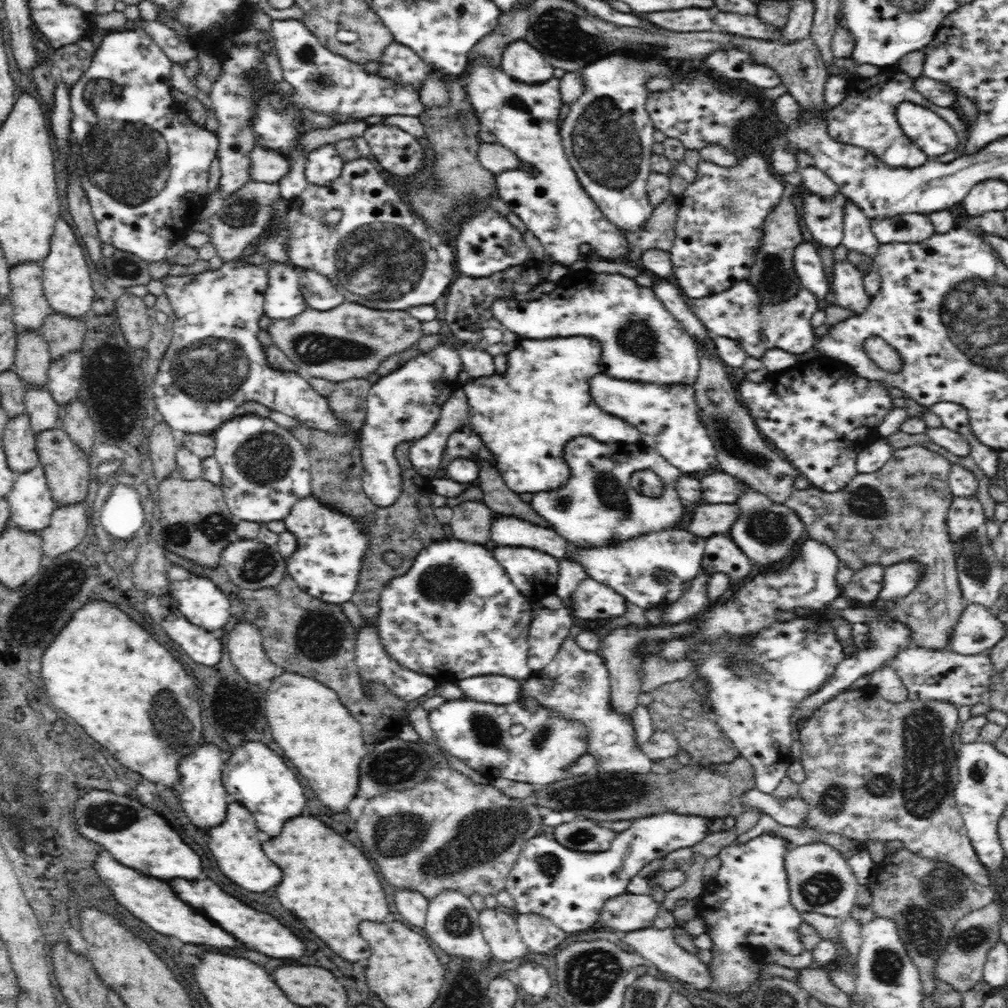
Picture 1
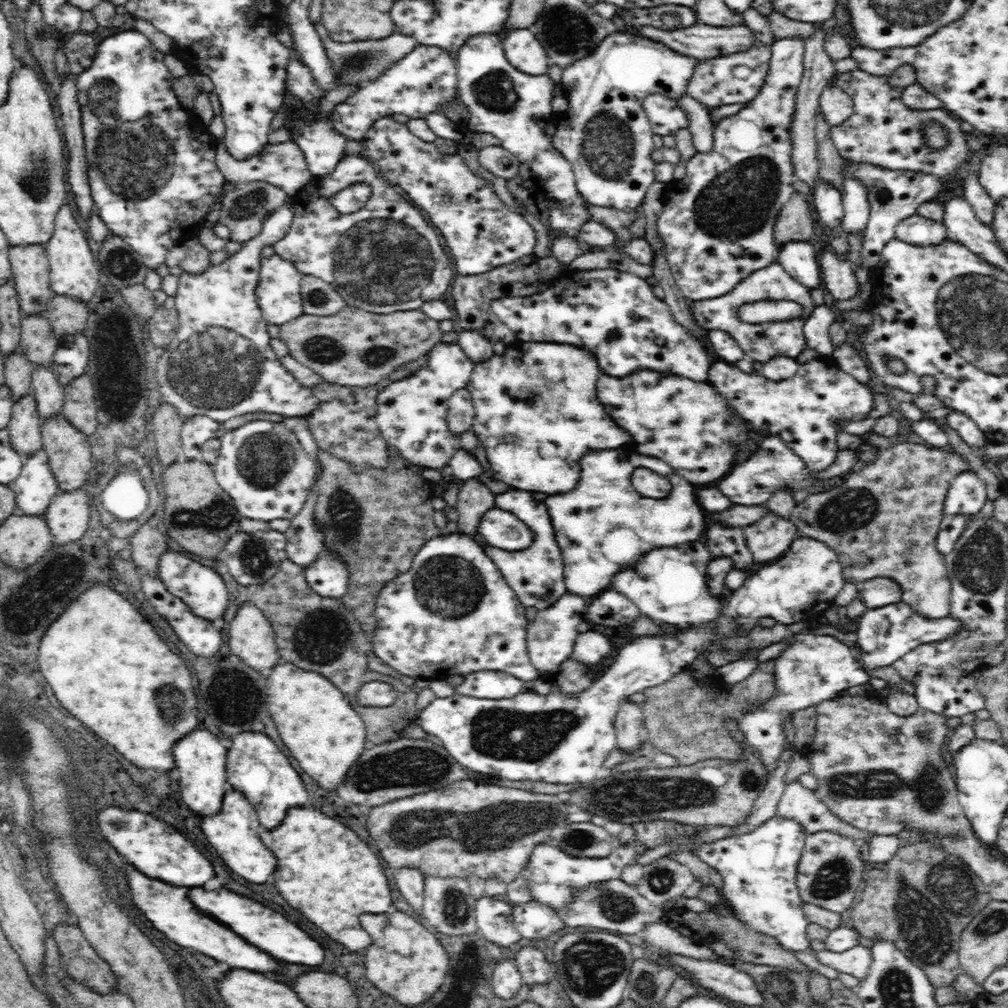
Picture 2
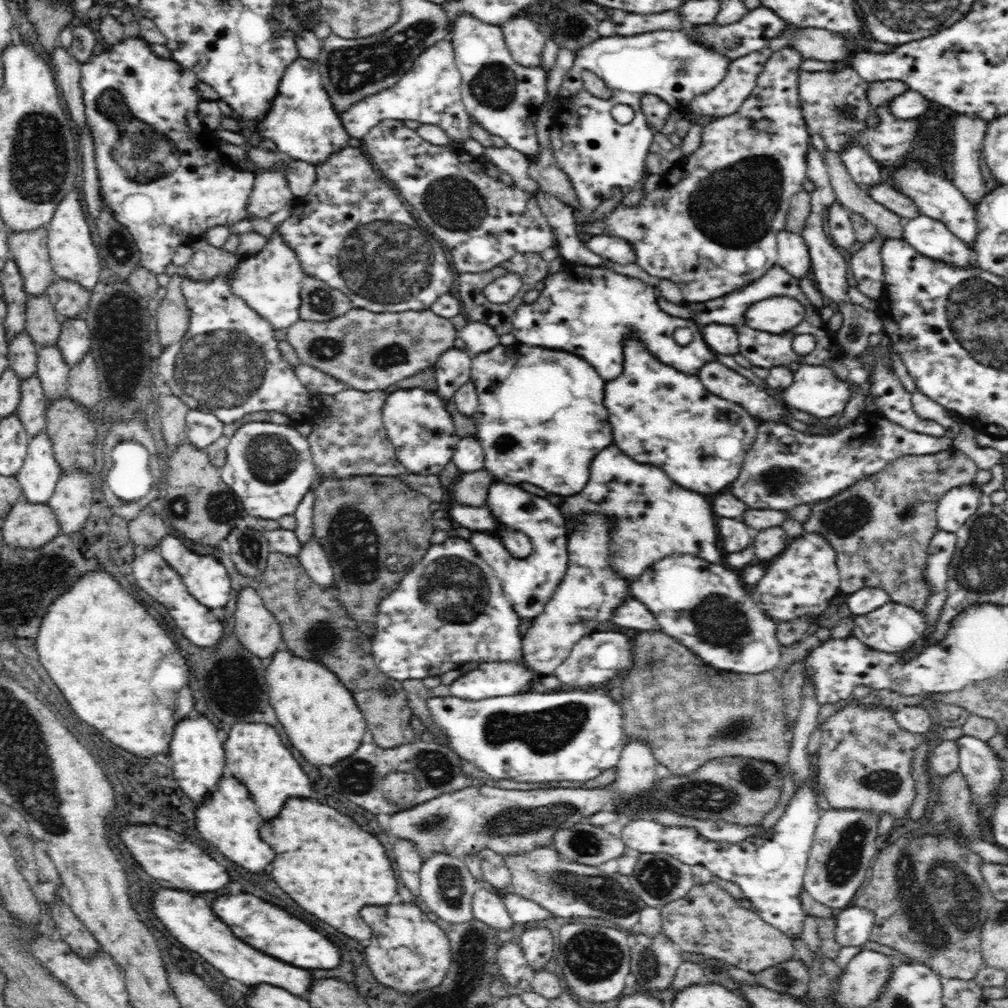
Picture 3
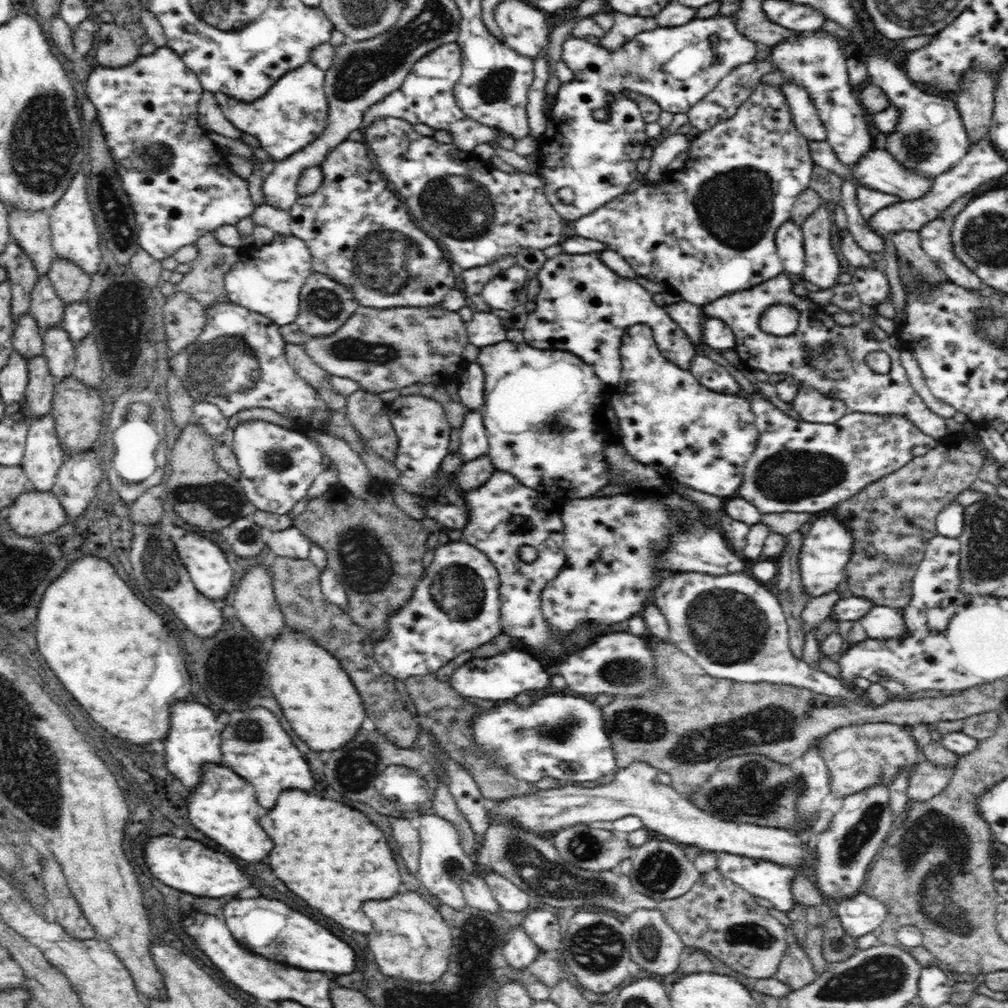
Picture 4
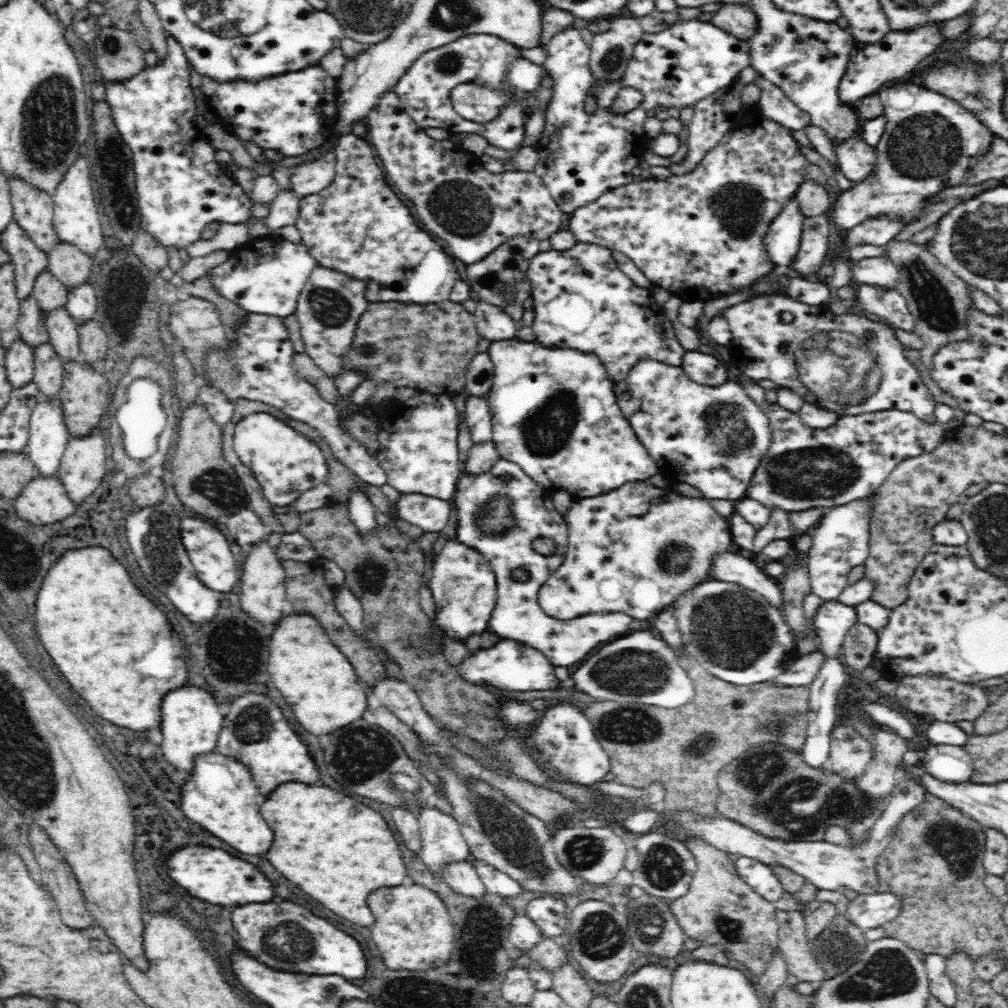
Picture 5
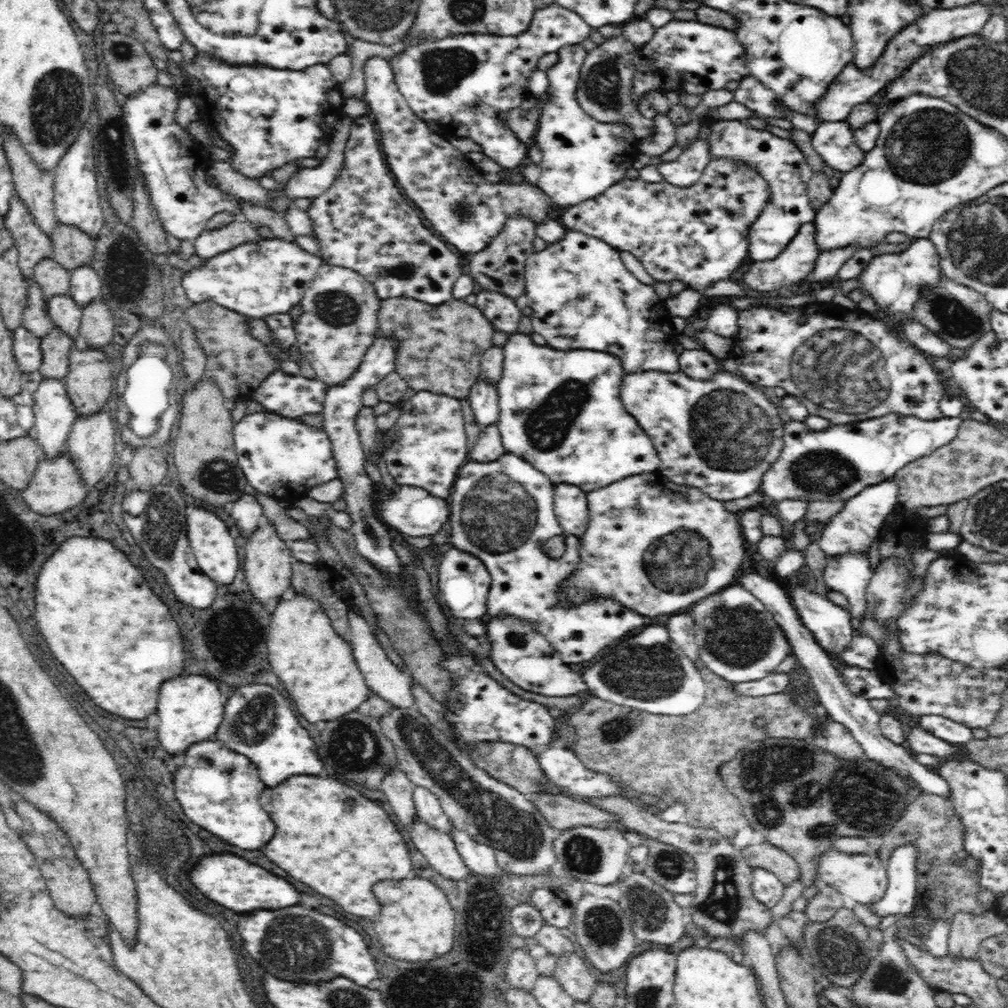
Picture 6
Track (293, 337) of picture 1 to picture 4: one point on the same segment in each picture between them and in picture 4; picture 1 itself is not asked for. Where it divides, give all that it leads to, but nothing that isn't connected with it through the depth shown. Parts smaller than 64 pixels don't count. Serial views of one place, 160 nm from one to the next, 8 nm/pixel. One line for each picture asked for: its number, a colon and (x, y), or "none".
2: (354, 347)
3: (367, 351)
4: (381, 349)

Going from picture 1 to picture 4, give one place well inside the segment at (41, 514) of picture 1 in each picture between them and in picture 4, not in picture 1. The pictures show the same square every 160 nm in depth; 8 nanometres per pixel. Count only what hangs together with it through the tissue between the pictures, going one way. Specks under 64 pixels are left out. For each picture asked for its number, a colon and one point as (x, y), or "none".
2: (36, 485)
3: (40, 472)
4: (44, 455)

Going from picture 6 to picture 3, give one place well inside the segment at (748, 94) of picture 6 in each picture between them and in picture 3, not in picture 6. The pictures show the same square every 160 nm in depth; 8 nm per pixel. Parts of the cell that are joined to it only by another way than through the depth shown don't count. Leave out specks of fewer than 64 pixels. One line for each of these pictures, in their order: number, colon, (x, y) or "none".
3: (835, 106)
4: (802, 108)
5: (774, 104)

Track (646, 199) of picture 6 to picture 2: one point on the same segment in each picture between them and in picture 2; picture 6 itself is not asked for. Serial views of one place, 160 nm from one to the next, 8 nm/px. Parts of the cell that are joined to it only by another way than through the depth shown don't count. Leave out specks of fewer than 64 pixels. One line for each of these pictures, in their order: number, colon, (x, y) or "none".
2: (715, 228)
3: (711, 227)
4: (707, 230)
5: (698, 235)

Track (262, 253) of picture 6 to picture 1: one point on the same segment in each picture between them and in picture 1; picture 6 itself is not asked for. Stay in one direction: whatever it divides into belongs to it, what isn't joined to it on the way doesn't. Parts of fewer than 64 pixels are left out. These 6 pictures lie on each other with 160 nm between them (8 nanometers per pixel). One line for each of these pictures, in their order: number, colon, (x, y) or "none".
1: (282, 300)
2: (278, 289)
3: (270, 282)
4: (269, 282)
5: (266, 278)

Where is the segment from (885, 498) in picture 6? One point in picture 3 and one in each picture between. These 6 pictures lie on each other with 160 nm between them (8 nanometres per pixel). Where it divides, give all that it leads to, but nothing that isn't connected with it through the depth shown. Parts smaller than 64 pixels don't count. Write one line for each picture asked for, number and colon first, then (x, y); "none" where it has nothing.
3: (804, 579)
4: (826, 549)
5: (841, 539)

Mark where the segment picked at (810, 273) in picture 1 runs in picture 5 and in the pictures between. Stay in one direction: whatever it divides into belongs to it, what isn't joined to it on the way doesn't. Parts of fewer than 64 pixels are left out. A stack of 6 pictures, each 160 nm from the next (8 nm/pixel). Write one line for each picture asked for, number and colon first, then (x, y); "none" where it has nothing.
2: (798, 257)
3: (794, 257)
4: (789, 237)
5: (781, 242)

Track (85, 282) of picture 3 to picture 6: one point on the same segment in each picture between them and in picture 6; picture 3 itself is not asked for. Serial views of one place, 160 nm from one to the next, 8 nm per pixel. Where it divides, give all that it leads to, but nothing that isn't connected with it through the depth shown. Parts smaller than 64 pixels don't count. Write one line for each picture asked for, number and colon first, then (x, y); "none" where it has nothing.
4: (73, 232)
5: (76, 220)
6: (76, 200)

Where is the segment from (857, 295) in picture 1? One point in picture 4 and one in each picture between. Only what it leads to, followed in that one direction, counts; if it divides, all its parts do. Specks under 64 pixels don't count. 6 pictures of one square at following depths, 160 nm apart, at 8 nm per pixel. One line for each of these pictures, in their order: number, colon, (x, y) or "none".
2: (839, 278)
3: (829, 269)
4: (822, 267)

